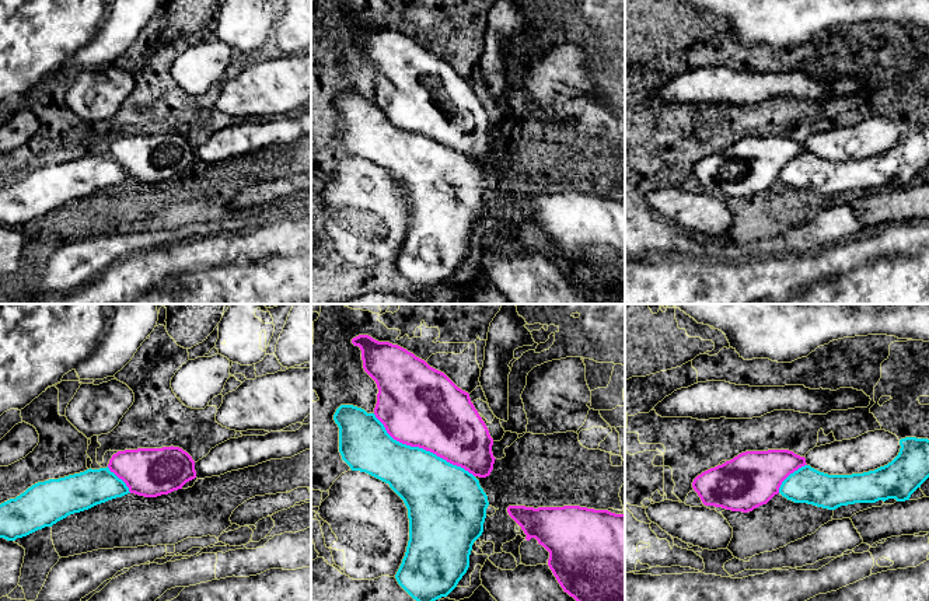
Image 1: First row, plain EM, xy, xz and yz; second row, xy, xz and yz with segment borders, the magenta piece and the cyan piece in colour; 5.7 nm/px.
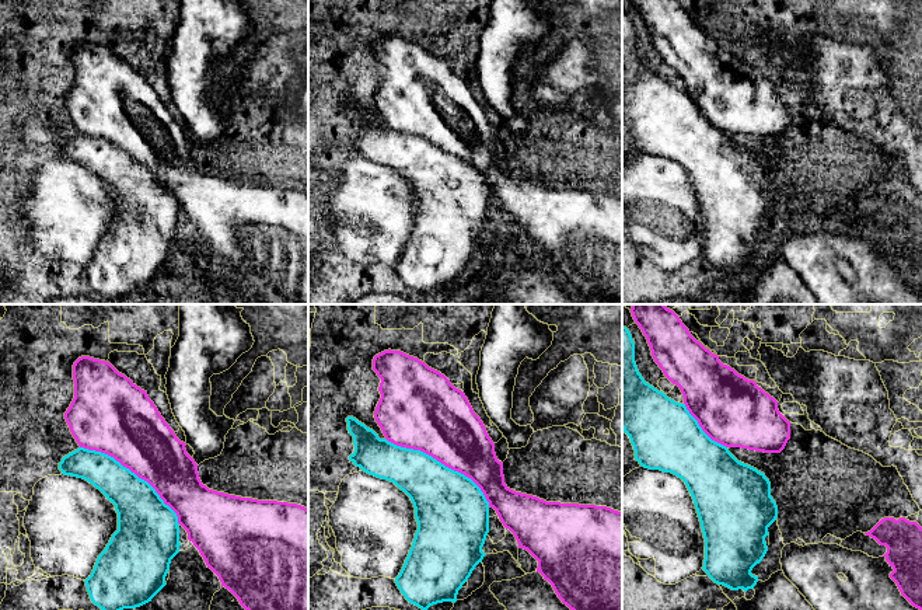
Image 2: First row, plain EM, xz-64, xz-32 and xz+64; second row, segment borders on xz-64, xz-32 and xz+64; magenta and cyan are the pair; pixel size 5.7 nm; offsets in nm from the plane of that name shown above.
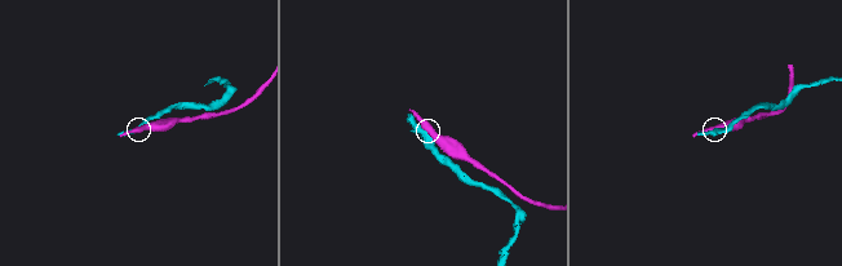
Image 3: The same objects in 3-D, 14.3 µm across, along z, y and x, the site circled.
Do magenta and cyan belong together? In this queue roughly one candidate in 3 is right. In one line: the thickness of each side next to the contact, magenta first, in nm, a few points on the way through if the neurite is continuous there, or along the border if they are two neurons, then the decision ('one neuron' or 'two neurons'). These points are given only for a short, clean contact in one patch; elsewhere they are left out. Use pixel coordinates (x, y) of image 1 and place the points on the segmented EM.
460/360 nm | two neurons

